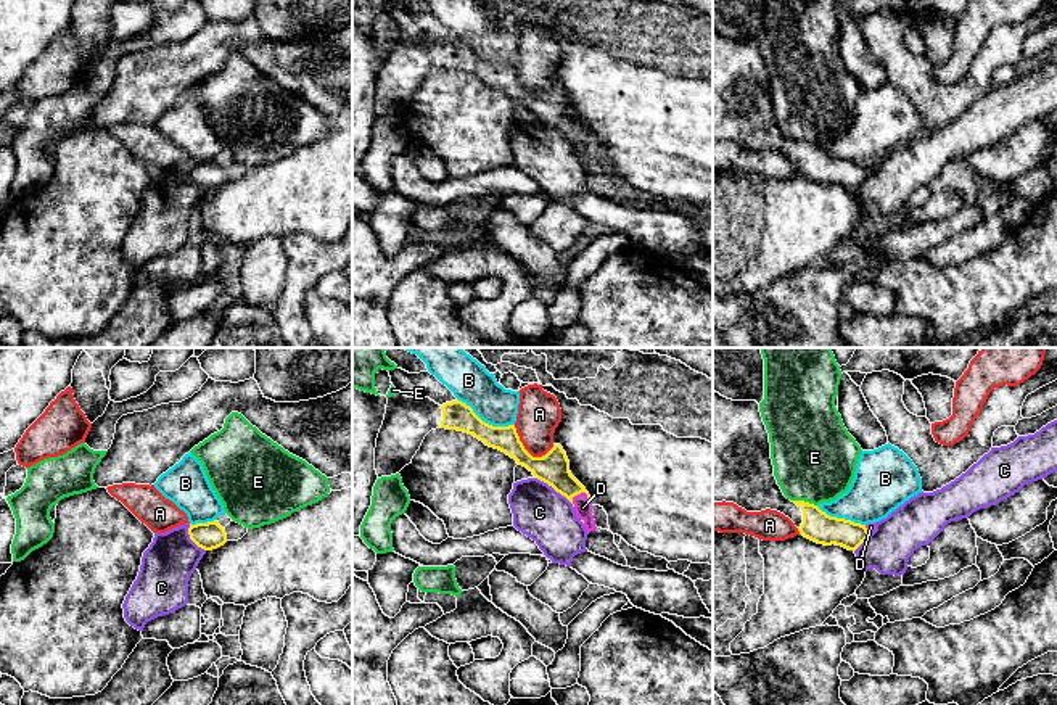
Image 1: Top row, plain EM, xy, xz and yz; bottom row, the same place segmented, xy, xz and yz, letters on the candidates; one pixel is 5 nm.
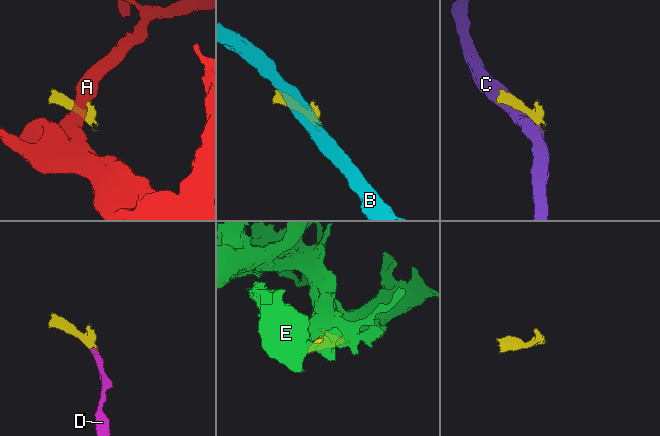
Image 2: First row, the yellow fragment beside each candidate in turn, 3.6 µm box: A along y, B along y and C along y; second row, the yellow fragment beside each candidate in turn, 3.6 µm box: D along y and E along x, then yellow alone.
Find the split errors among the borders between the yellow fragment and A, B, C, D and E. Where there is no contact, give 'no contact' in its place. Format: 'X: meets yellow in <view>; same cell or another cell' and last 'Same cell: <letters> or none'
A: meets yellow in xz; another cell
B: meets yellow in xz; another cell
C: meets yellow in xz; another cell
D: meets yellow in xz; same cell
E: meets yellow in yz; another cell
Same cell: D

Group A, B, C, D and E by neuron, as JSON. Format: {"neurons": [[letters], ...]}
{"neurons": [["A"], ["B"], ["C"], ["D"], ["E"]]}

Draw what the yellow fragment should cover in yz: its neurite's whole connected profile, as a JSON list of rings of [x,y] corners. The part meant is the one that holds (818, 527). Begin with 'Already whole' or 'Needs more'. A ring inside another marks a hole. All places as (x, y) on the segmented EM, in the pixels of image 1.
Needs more. [[[713,390],[713,502],[734,502],[746,512],[777,510],[788,517],[800,534],[824,544],[856,550],[875,530],[875,523],[861,525],[830,517],[817,505],[790,501],[783,496],[774,476],[769,433],[756,401],[732,401]]]

